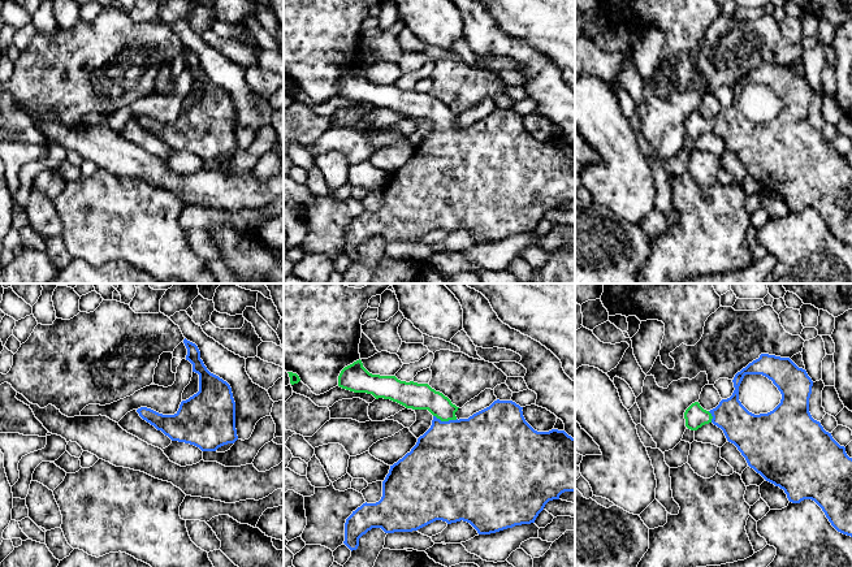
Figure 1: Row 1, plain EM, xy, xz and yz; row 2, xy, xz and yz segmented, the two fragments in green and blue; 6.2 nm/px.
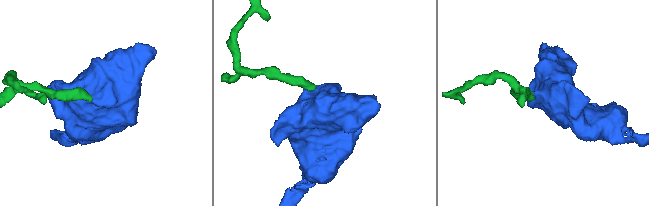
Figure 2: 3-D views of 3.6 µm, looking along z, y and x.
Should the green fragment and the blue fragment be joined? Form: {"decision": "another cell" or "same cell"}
{"decision": "same cell"}

